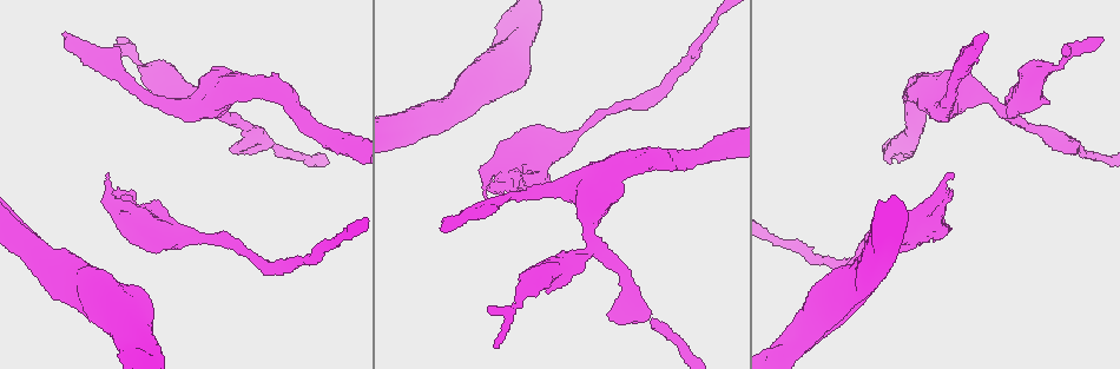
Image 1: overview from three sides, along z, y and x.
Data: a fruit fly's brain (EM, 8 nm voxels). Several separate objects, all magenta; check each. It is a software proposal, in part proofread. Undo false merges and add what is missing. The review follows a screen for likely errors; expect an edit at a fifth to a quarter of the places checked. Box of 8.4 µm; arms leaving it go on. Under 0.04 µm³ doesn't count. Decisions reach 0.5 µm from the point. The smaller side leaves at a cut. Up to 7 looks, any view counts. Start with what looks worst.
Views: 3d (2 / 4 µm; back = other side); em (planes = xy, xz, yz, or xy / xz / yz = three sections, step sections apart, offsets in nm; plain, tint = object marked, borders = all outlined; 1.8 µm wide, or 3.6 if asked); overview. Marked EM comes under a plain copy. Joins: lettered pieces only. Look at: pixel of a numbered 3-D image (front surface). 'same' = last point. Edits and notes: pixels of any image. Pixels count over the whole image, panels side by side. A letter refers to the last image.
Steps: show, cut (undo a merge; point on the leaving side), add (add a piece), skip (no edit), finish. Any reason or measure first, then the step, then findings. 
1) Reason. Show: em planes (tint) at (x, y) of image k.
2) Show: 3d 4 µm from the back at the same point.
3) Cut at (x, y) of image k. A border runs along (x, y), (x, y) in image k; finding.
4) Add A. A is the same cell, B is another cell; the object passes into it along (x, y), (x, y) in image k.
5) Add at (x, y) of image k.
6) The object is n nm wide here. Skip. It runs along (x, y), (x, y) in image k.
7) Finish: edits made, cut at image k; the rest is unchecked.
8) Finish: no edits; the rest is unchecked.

End of a long branch. Show: em planes (borders) at (66, 35) of image 1.

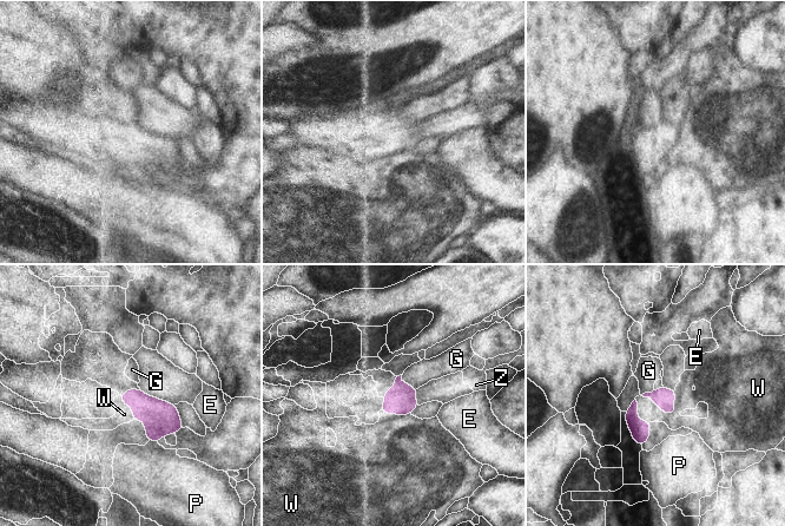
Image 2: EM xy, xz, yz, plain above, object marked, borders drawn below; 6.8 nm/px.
The longest contact is with W, 260 nm. Skip. E, G, P, W and Z are other cells; a border runs along (640, 395), (667, 414), (675, 409) in image 2; no lettered piece goes on from it.

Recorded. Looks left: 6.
Branch stops here. Show: 3d 2 µm from the back at (123, 40) of image 1.

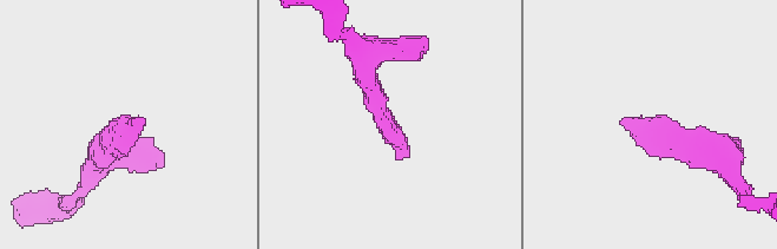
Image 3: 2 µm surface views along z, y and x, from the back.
Show: em 3.6 µm planes (borders) at (620, 123) of image 3.

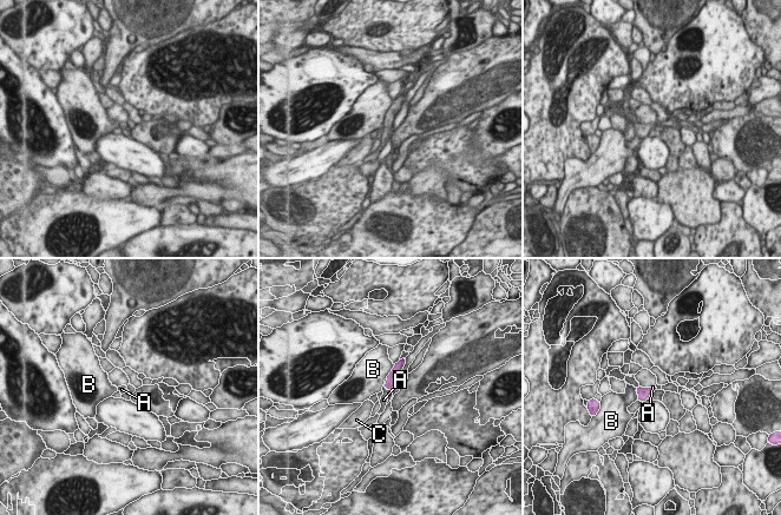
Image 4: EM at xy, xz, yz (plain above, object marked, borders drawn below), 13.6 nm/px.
Add A. A is the same cell, B and C are other cells; the neuron continues.

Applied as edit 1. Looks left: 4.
See it whole again. Show: overview.

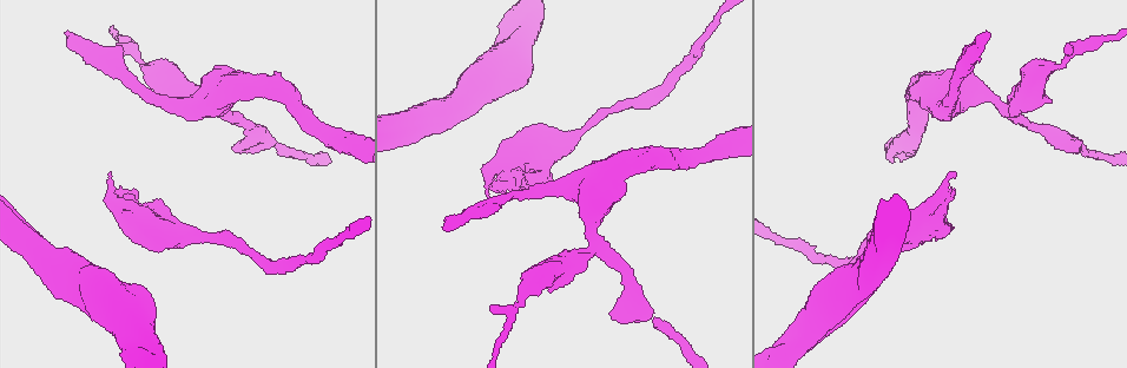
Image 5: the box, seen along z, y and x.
Branch point. Show: 3d 4 µm at (1001, 103) of image 5.

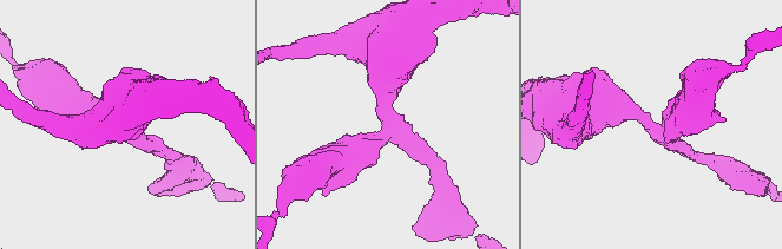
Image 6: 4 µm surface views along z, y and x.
Now the EM. Show: em planes (borders) at (651, 124) of image 6.

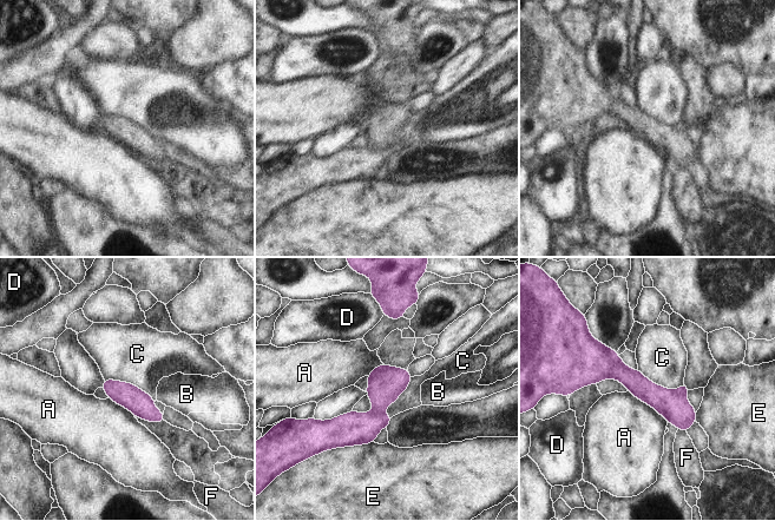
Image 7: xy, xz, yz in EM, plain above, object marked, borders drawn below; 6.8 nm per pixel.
Cut at (683, 389) of image 7. A, B, C, D, E and F are other cells; a border runs along (676, 390), (684, 396) in image 7; two neurons meet here.

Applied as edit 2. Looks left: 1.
Finish: edits made, add at image 4, cut at image 7; the rest is unchecked.

